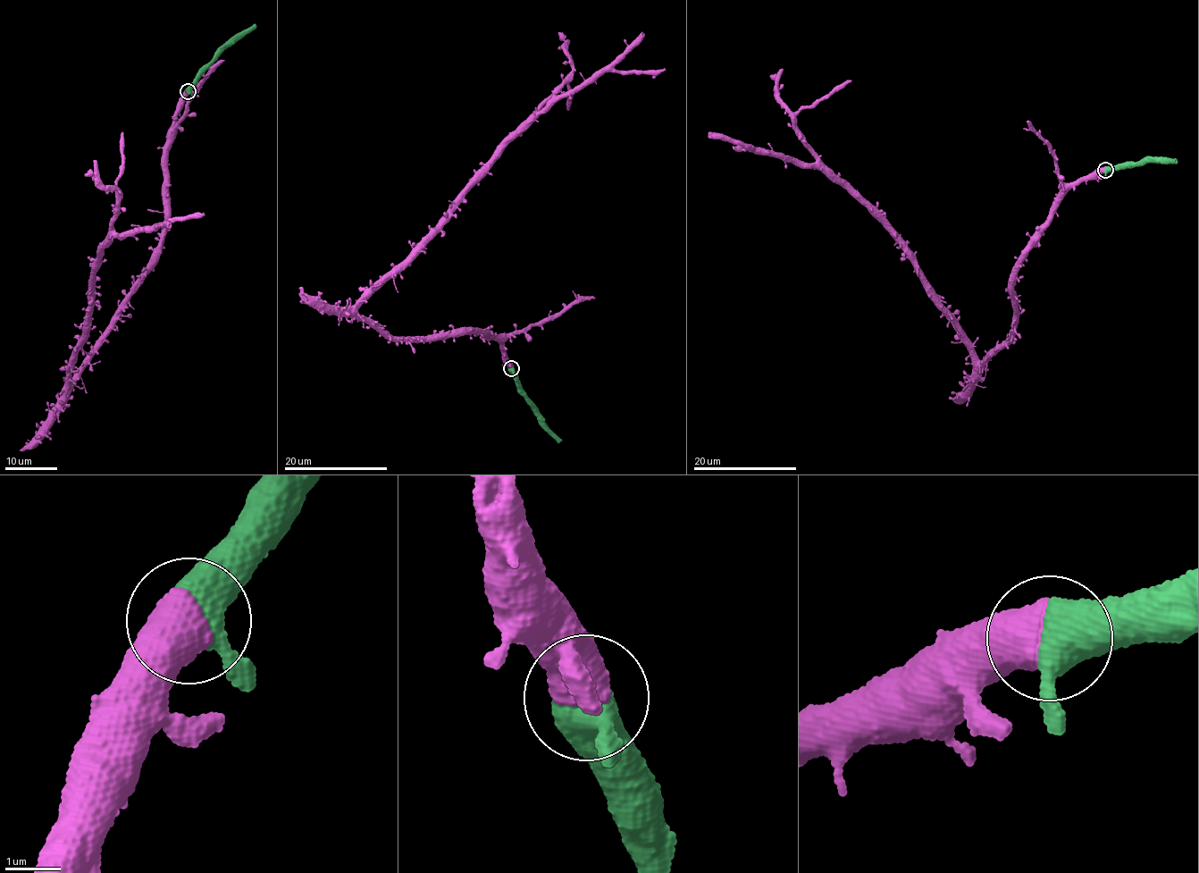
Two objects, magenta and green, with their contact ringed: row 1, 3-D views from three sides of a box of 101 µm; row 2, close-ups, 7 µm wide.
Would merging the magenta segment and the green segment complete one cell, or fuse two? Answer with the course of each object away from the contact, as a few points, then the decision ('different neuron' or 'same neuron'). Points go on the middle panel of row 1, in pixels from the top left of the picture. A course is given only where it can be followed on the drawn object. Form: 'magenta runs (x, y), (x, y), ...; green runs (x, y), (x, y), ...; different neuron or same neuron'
magenta runs (511, 367), (498, 340), (482, 333), (401, 340), (357, 311), (555, 101), (607, 71), (665, 68); green runs (511, 369), (517, 392), (535, 412), (540, 426), (561, 440); same neuron

